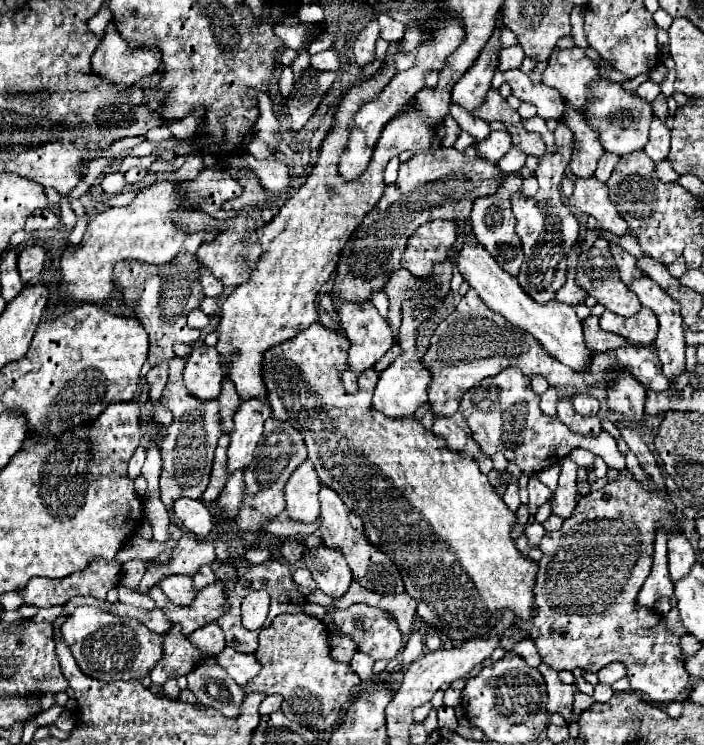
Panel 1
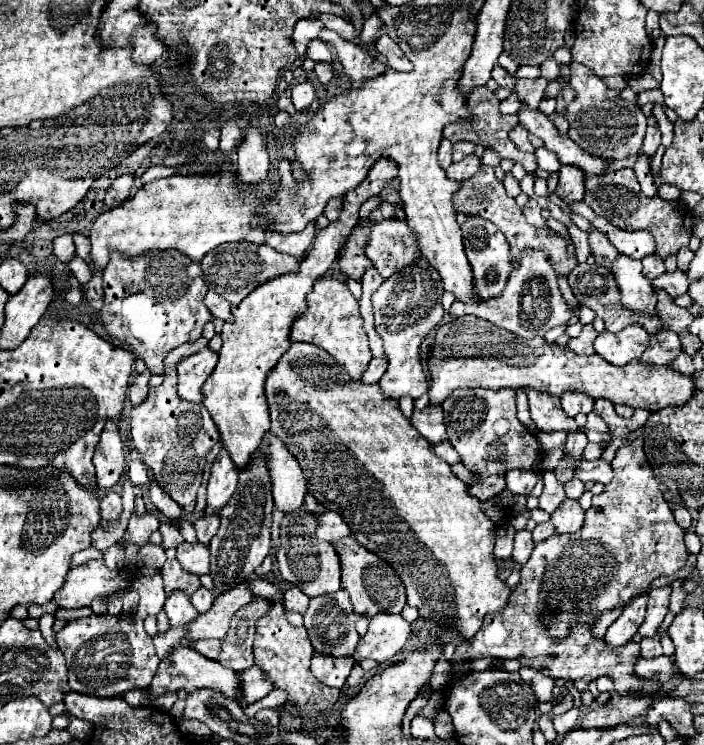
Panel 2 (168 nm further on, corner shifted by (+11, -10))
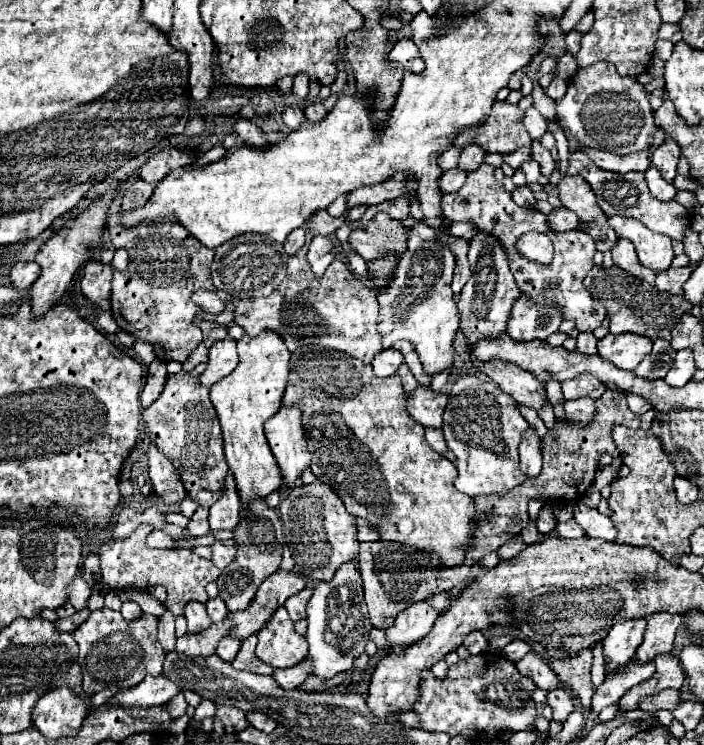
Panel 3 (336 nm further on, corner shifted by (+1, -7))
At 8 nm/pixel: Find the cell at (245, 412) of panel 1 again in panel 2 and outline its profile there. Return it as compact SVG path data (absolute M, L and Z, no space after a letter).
M222 448L218 458L214 460L212 474L208 480L208 496L206 496L204 516L218 516L220 510L228 504L228 500L236 492L236 484L238 484L238 470L232 464L228 452L224 452L224 448Z

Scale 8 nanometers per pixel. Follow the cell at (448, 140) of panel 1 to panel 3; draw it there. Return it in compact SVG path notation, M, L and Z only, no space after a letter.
M452 145L446 153L442 153L442 157L438 159L438 165L444 169L444 171L448 171L448 169L454 169L454 167L458 167L458 159L460 159L460 147L456 147L456 145Z

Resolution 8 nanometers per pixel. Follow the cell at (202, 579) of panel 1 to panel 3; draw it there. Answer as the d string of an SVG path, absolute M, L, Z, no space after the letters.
M214 597L214 599L208 599L206 603L206 609L208 609L208 617L216 623L216 621L222 621L228 613L226 609L226 603L220 599L220 597Z

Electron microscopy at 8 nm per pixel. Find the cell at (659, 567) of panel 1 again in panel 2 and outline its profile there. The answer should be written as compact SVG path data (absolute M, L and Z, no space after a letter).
M646 594L638 596L636 600L632 600L624 612L620 614L620 618L606 630L604 642L612 648L624 646L626 642L632 640L632 636L638 632L640 624L644 622L644 612L646 612Z

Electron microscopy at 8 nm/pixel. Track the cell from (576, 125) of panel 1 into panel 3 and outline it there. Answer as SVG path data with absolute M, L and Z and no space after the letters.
M564 175L558 183L558 191L562 205L578 215L578 229L590 233L596 249L602 253L612 251L612 247L618 243L618 235L606 223L606 215L598 207L590 185L580 175Z

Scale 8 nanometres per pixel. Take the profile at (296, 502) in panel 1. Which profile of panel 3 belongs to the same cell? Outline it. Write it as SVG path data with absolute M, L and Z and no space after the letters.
M284 409L264 423L268 445L278 461L282 483L292 489L310 467L310 451L300 423L300 409Z

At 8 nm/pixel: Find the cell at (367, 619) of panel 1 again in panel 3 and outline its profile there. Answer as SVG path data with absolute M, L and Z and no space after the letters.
M422 601L414 603L412 607L404 609L402 613L398 613L398 617L394 619L394 625L390 625L390 629L384 629L384 633L386 633L384 651L388 653L394 645L404 647L414 641L420 641L422 637L428 635L428 631L432 629L438 615L440 615L438 611L434 611L430 605L426 605Z

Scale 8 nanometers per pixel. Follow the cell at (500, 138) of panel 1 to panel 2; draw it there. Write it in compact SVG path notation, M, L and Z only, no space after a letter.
M468 156L456 164L452 164L448 170L446 170L446 176L450 180L468 180L468 176L474 176L476 168L480 168L480 158L478 156Z

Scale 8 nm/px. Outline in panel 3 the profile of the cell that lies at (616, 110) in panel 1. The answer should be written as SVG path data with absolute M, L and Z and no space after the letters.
M598 61L590 67L578 69L570 79L568 91L556 107L558 121L566 129L570 151L578 145L612 151L616 155L628 155L646 151L652 145L656 131L654 111L648 103L644 87L634 77L620 77L612 63Z

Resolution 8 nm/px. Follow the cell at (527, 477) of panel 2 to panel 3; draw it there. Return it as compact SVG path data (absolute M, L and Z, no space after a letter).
M530 429L520 443L520 469L526 473L526 477L538 477L542 469L542 453L540 453L540 439Z

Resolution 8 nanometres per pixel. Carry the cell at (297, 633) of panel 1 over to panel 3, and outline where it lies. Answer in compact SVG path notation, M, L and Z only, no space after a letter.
M284 607L278 609L270 617L270 621L260 629L256 655L258 659L276 669L306 661L306 639L294 631L294 621L290 621L290 615Z

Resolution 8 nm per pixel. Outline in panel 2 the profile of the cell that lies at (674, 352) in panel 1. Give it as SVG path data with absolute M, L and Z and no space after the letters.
M618 256L612 262L612 274L622 292L622 304L636 312L656 312L656 294L650 280L642 274L642 262Z

